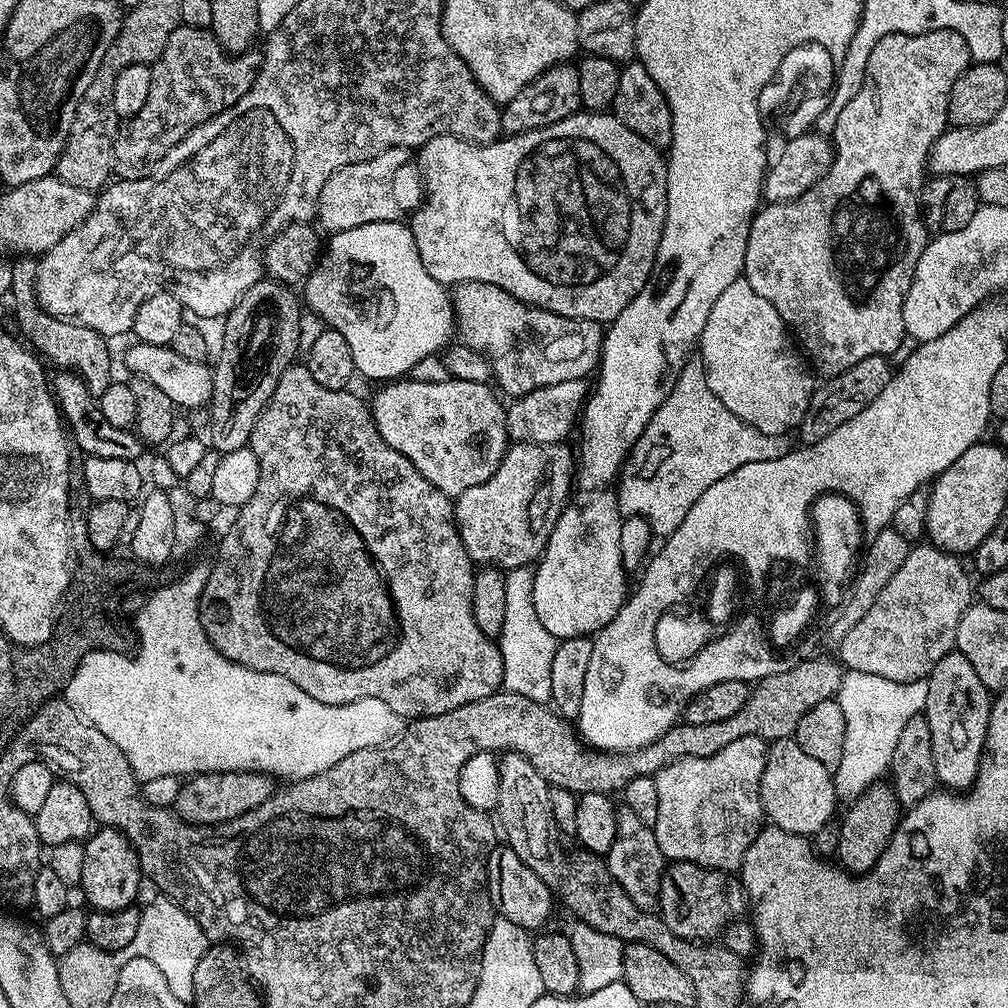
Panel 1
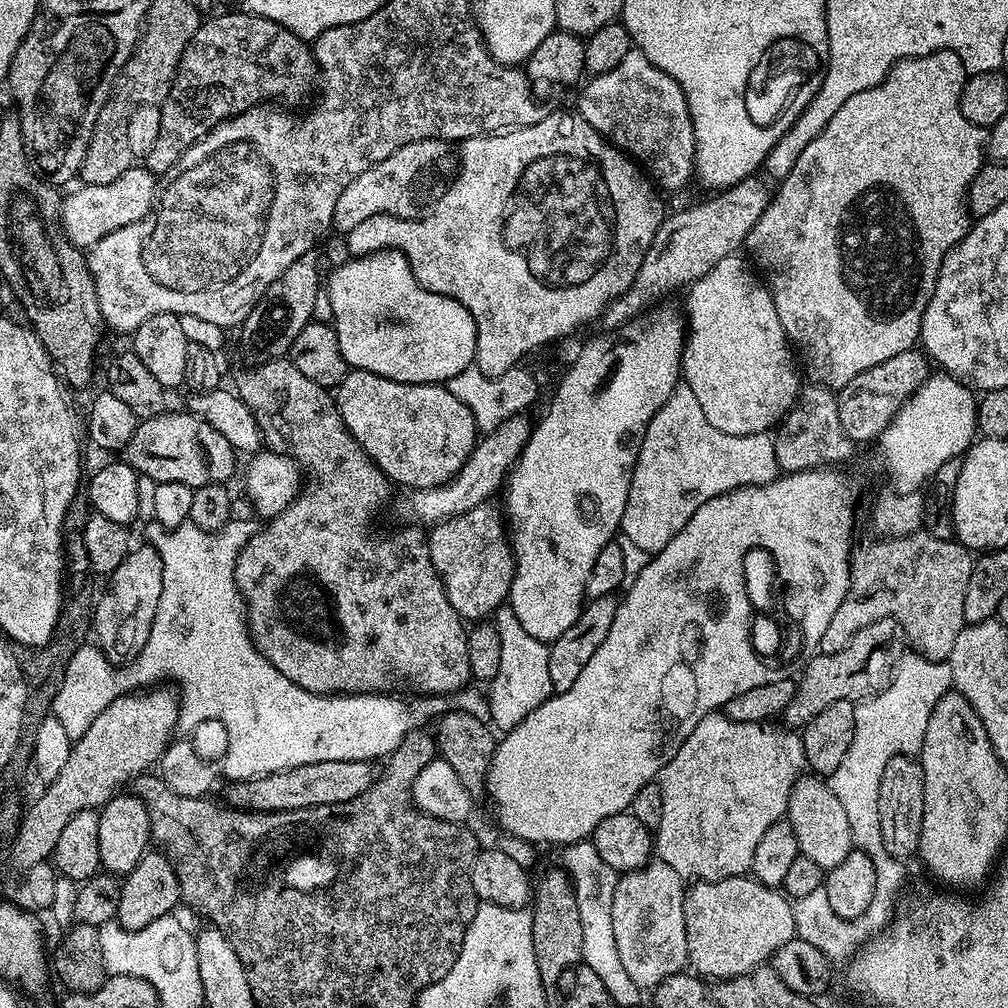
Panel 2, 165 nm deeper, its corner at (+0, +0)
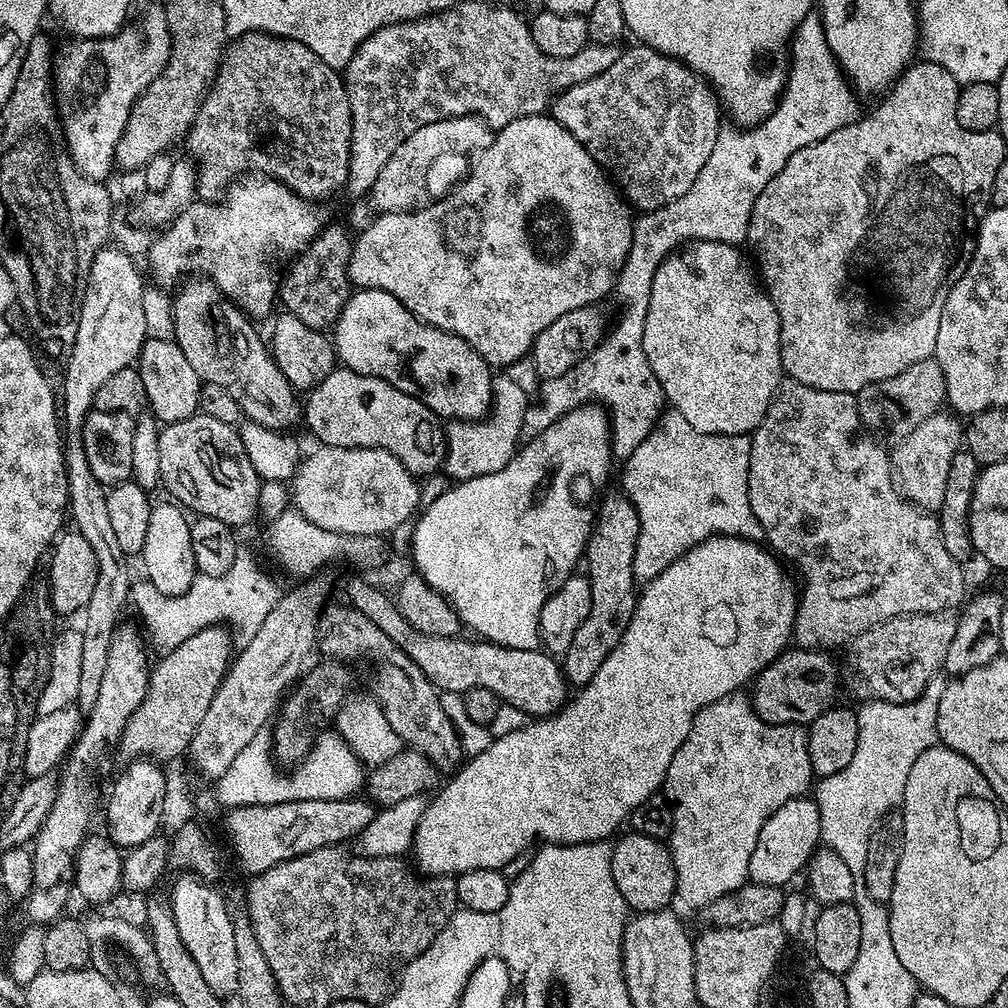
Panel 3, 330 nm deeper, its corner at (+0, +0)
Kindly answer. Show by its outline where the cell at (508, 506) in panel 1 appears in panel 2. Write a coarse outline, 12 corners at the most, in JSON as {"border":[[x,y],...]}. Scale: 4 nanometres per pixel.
{"border":[[485,502],[426,536],[465,622],[491,617],[512,585],[512,546]]}

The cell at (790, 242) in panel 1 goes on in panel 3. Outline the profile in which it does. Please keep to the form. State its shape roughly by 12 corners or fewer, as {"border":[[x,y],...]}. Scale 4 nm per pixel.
{"border":[[909,63],[770,178],[780,367],[856,394],[935,353],[1006,158]]}

